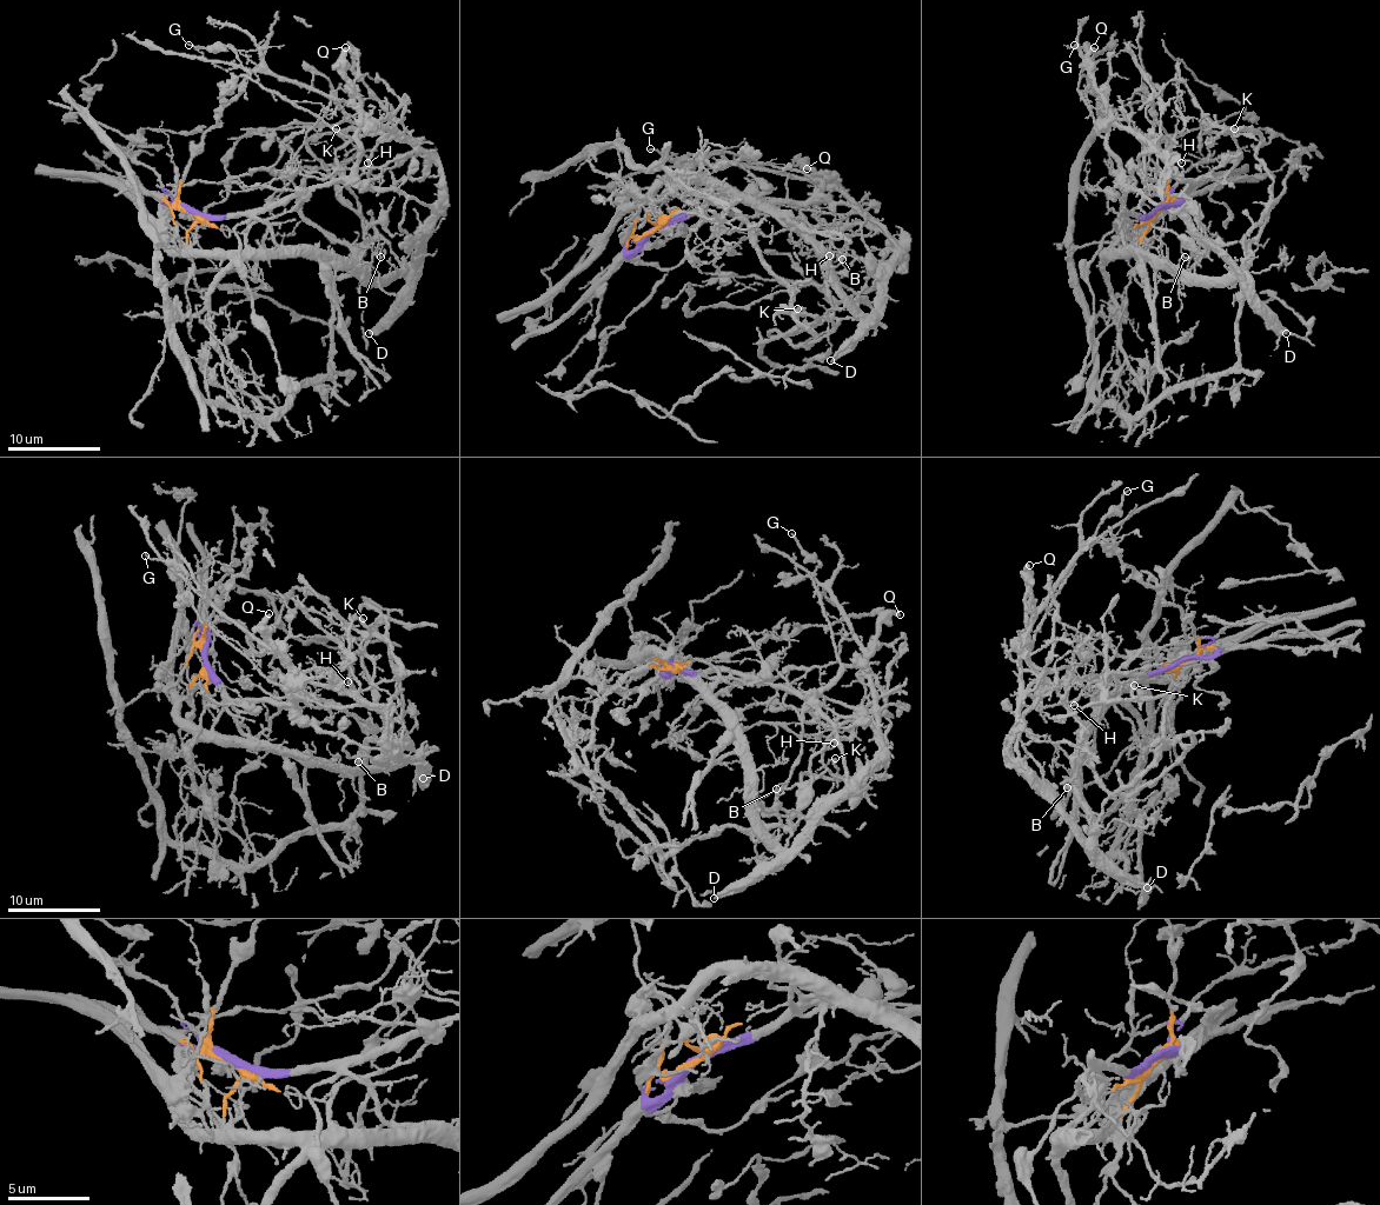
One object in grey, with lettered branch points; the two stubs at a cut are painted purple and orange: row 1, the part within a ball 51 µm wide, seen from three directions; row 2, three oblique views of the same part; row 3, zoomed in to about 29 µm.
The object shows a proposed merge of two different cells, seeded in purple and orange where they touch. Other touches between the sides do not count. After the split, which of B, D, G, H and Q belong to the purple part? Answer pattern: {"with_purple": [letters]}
{"with_purple": ["B", "D", "G", "H", "Q"]}

